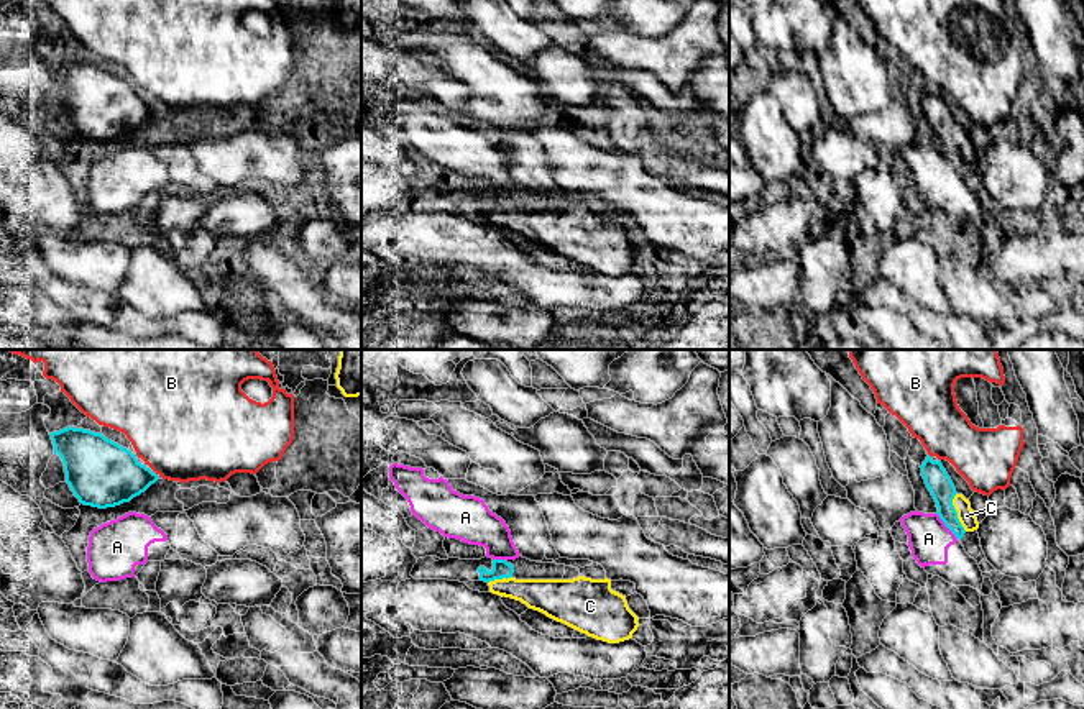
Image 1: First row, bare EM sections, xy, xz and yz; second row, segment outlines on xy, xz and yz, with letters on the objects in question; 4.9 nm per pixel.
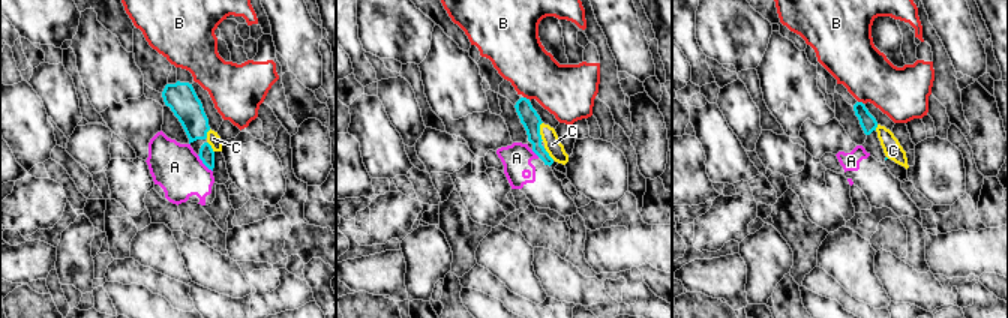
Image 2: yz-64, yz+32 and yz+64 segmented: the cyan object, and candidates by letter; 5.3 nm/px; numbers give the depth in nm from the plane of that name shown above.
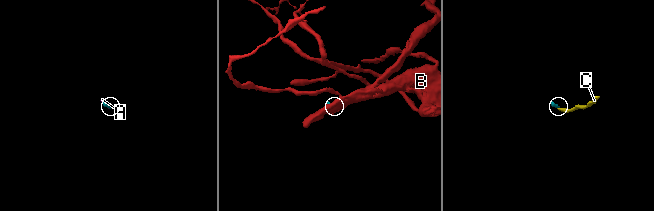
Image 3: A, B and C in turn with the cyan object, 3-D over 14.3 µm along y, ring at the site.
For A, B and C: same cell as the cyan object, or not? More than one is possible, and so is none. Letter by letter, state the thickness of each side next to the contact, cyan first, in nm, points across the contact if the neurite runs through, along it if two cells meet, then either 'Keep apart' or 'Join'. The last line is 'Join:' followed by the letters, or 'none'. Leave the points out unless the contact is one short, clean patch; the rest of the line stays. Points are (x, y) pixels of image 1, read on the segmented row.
A: Thickness 120 nm (cyan) against 200 nm. Keep apart
B: Thickness 320 nm (cyan) against 480 nm. Boundary: xy (155, 471), (160, 476). Keep apart
C: Thickness 120 nm (cyan) against 80 nm. Path across: yz (937, 480), (956, 512), (966, 516). Join
Join: C

